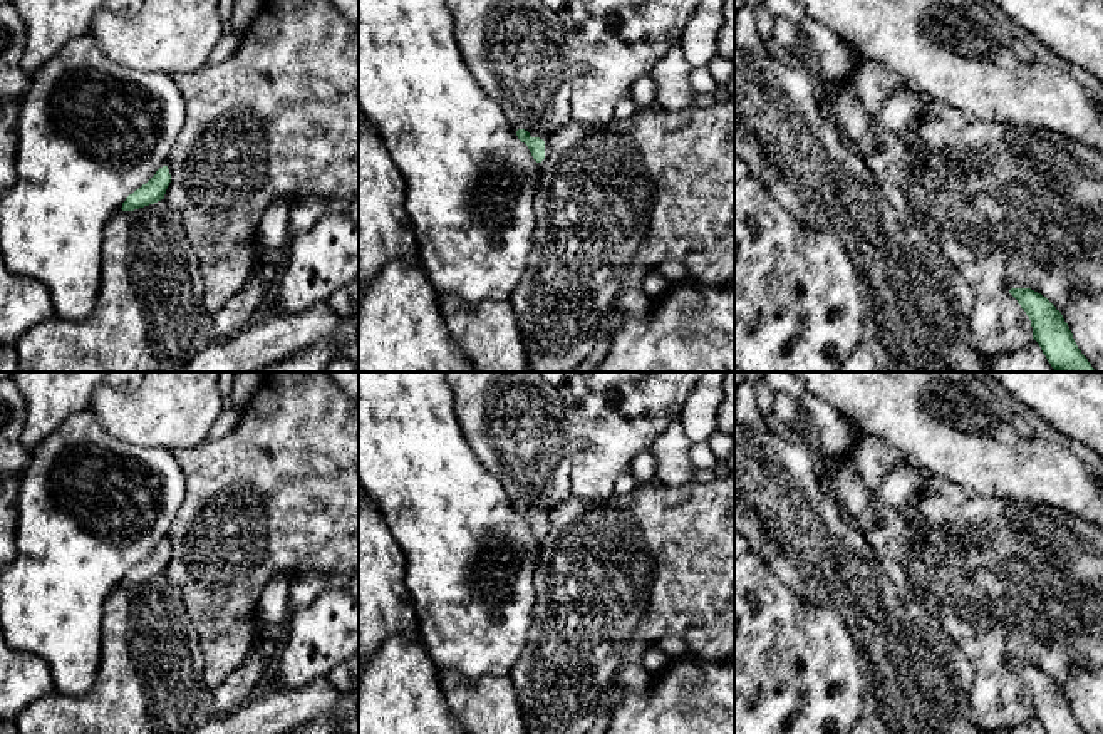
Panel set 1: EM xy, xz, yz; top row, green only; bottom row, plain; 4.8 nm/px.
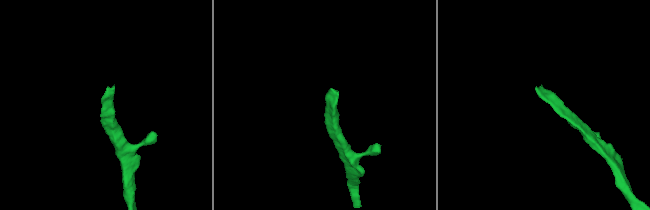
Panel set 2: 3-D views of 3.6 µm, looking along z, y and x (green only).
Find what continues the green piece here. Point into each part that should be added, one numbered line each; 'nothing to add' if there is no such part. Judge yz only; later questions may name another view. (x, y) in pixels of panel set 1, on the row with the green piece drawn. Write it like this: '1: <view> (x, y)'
nothing to add

